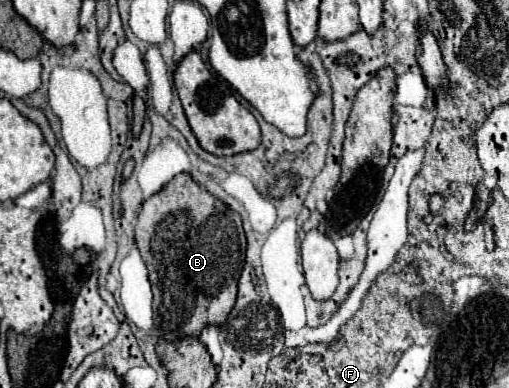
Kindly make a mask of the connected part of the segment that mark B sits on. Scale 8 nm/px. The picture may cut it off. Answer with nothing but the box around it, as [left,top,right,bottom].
[135,174,245,342]

